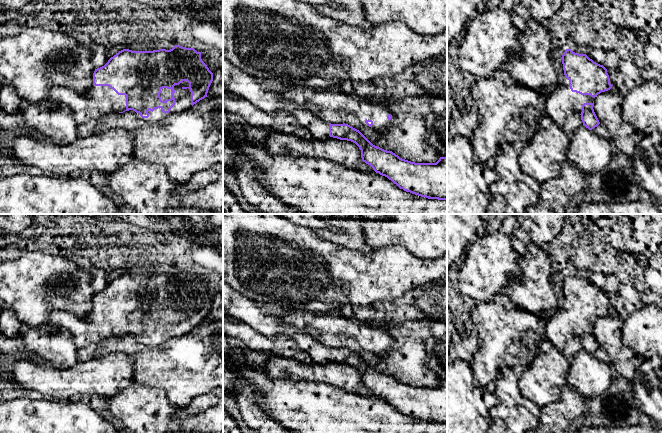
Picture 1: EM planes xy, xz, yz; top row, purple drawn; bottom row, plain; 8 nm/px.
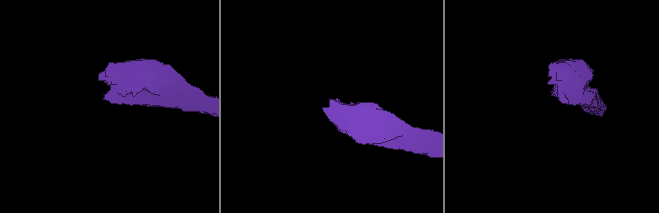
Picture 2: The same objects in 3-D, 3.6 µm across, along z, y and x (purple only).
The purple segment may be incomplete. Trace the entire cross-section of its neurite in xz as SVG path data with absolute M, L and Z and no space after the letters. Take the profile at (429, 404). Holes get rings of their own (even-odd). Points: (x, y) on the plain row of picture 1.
M223 282L223 308L228 315L237 321L244 322L257 333L274 340L278 335L284 335L296 341L298 346L311 356L313 363L324 363L328 360L355 367L361 374L362 385L370 389L376 397L387 401L400 413L428 423L447 424L447 382L440 381L436 387L415 387L400 382L392 375L384 374L373 369L359 354L348 348L331 348L320 343L308 330L315 329L320 333L345 334L364 341L367 350L372 351L378 339L385 335L380 329L367 323L339 315L317 315L297 307L292 308L284 316L266 315L255 301L243 296L229 284Z

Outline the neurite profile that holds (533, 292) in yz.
M533 242L526 243L527 252L519 256L522 277L513 277L504 290L513 302L521 309L540 317L548 310L558 310L556 295L553 291L552 261L546 250L543 250Z

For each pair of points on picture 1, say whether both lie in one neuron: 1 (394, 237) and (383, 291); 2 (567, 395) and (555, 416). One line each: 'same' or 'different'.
1: different
2: same

